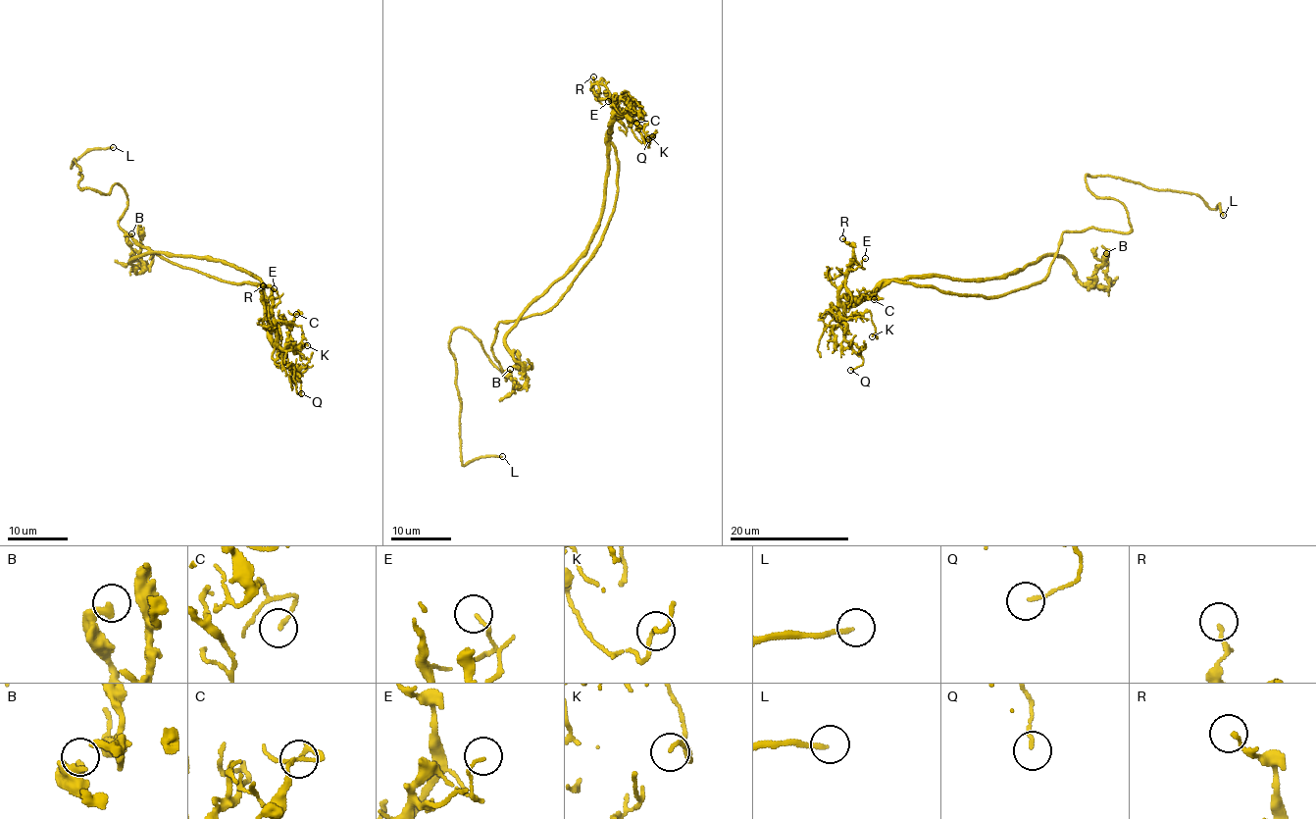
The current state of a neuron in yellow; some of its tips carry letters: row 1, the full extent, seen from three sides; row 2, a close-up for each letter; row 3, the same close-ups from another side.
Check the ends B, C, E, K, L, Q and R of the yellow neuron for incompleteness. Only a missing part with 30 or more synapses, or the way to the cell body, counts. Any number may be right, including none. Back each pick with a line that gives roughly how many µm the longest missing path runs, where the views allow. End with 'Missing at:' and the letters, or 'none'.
L: 7 µm
Missing at: L

